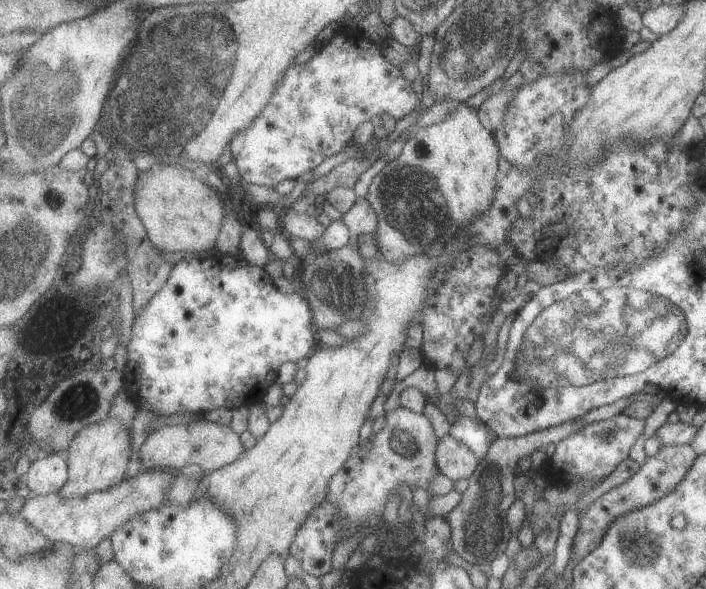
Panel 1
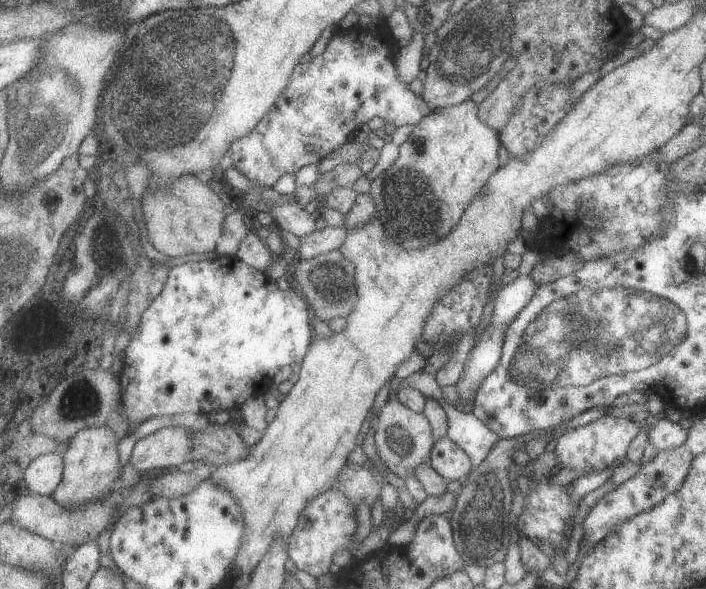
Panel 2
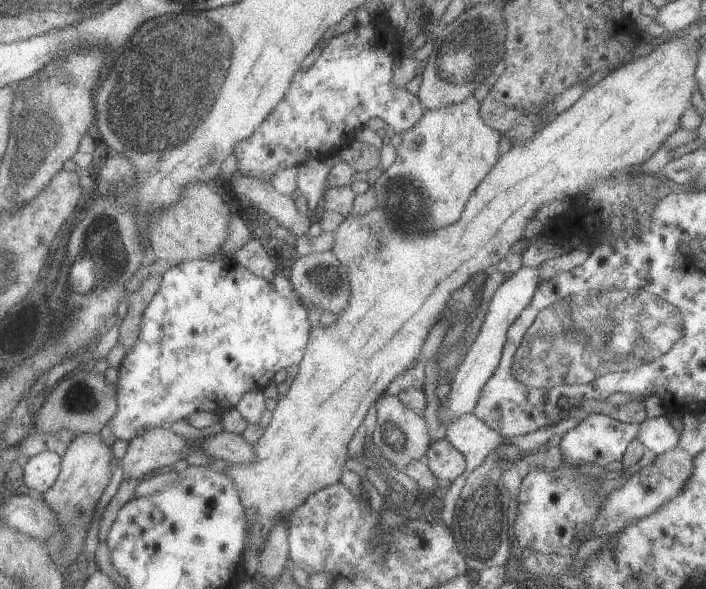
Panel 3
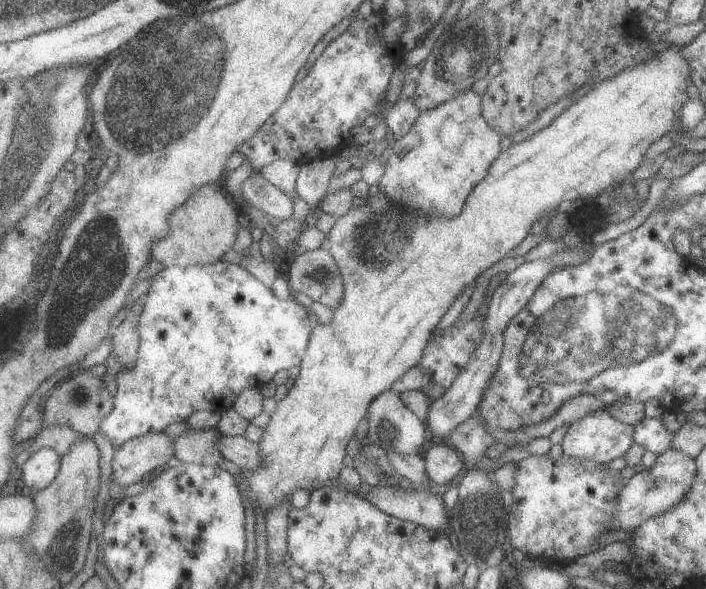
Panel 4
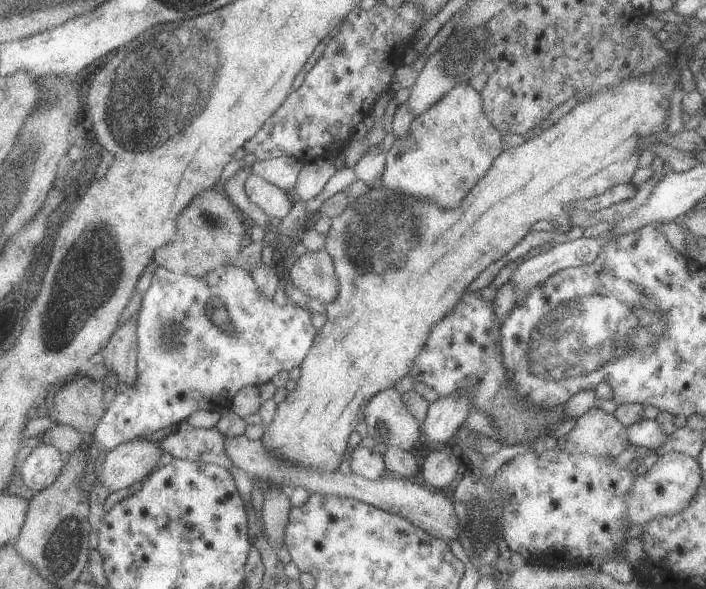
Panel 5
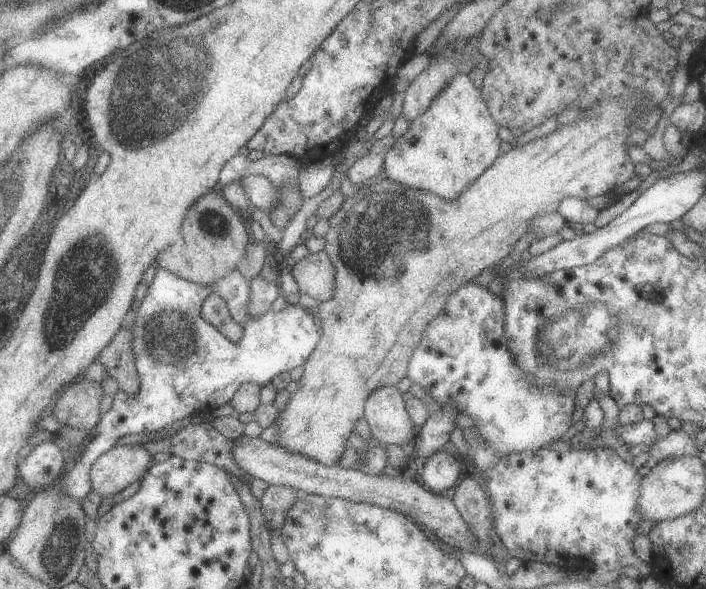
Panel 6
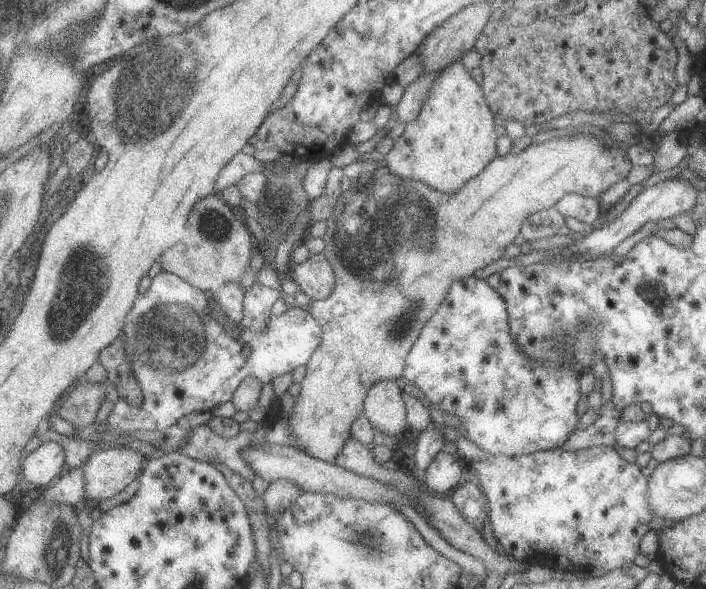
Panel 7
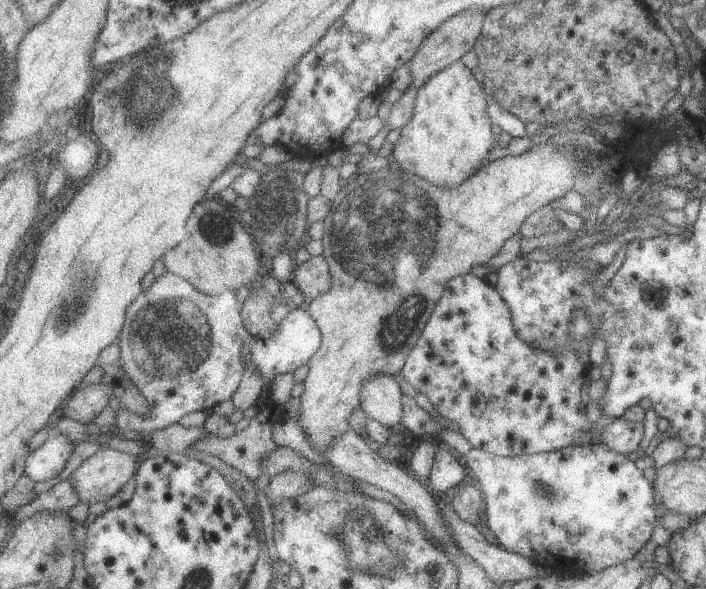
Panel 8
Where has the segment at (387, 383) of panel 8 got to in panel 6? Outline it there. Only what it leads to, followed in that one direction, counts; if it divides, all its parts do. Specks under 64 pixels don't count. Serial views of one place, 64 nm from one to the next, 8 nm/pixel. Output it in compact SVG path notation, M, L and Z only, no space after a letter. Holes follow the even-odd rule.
M396 385L383 386L371 394L365 419L376 443L403 446L416 441L416 424L407 410L404 394Z

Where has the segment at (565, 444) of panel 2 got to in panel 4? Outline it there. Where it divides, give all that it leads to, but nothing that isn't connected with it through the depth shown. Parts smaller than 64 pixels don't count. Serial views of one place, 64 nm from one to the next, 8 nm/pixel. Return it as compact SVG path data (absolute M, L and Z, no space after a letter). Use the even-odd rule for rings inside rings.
M597 409L591 414L583 416L567 428L561 442L563 454L567 458L587 458L595 464L607 465L611 460L624 456L627 448L631 446L633 425L626 425L614 419L607 412Z

